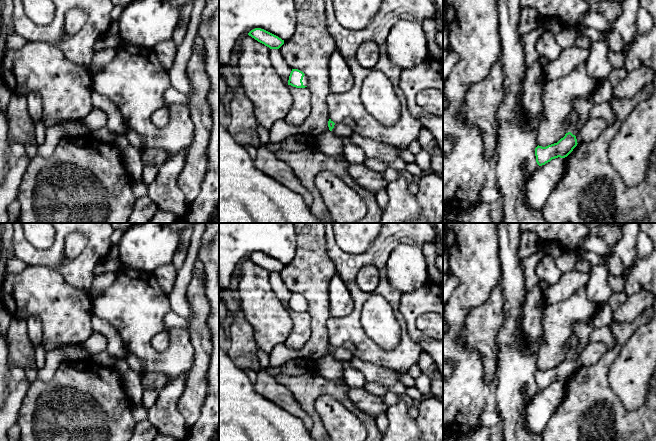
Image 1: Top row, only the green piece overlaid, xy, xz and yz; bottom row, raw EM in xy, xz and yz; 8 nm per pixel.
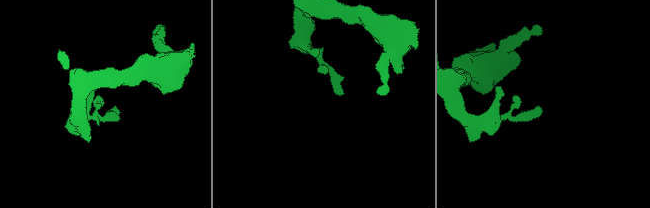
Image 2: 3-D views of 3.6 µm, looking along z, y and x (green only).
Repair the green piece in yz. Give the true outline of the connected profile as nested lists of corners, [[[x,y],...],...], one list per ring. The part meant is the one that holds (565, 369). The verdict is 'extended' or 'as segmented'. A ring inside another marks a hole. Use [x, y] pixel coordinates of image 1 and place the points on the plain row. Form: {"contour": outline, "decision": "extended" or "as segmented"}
{"contour": [[[568,356],[557,367],[546,371],[538,369],[535,372],[536,386],[539,390],[542,390],[550,386],[552,383],[558,381],[565,382],[573,375],[577,368],[576,360],[571,356]]], "decision": "as segmented"}

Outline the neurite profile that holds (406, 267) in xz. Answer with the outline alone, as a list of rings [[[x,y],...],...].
[[[399,244],[387,264],[387,280],[401,294],[410,293],[427,284],[427,261],[416,244]]]

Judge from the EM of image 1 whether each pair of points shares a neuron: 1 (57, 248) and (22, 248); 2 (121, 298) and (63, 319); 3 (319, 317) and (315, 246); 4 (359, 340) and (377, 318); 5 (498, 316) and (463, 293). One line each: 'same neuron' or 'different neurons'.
1: same neuron
2: different neurons
3: same neuron
4: different neurons
5: different neurons

